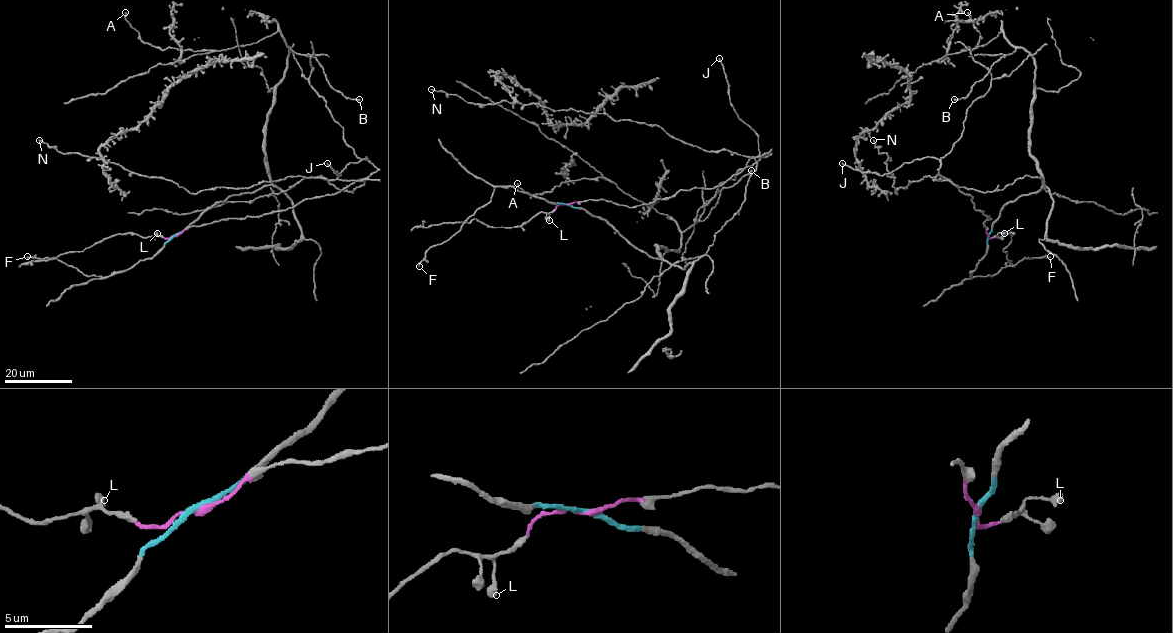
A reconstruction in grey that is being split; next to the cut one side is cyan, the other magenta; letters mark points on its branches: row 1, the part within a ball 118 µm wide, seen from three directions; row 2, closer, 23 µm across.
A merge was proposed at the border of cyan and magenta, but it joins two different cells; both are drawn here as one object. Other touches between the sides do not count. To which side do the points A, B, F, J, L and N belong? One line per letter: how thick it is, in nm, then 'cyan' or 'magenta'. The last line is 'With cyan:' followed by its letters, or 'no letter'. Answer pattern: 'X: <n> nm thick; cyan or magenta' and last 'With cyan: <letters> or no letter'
A: 170 nm thick; cyan
B: 280 nm thick; cyan
F: 200 nm thick; cyan
J: 180 nm thick; magenta
L: 420 nm thick; magenta
N: 200 nm thick; magenta
With cyan: A, B, F

